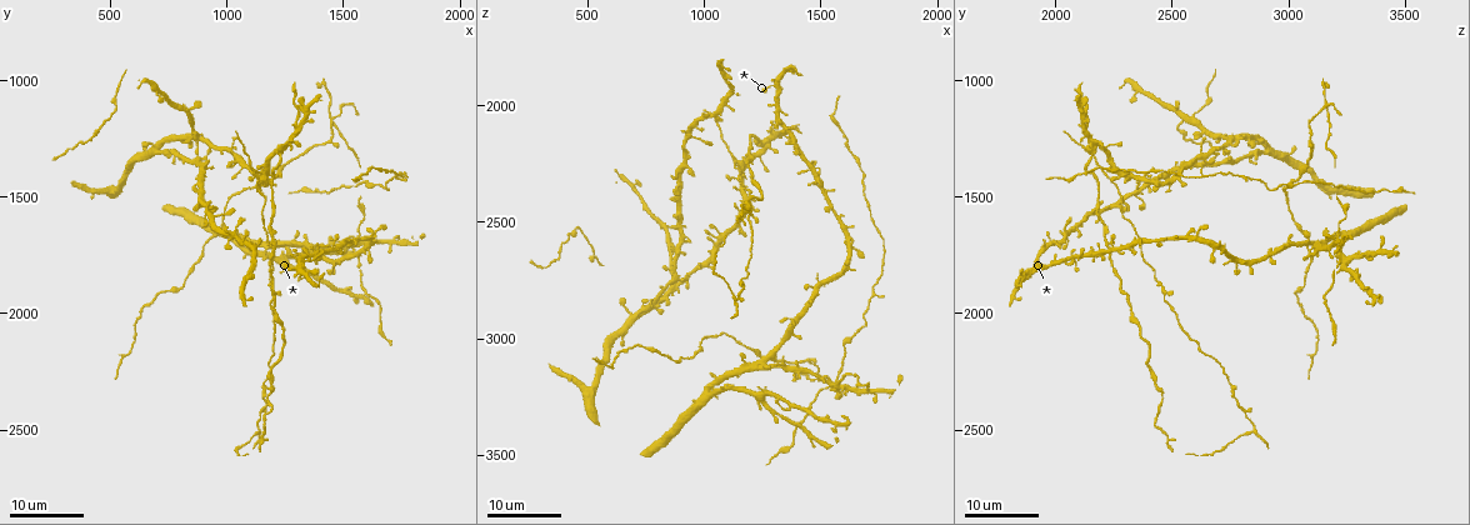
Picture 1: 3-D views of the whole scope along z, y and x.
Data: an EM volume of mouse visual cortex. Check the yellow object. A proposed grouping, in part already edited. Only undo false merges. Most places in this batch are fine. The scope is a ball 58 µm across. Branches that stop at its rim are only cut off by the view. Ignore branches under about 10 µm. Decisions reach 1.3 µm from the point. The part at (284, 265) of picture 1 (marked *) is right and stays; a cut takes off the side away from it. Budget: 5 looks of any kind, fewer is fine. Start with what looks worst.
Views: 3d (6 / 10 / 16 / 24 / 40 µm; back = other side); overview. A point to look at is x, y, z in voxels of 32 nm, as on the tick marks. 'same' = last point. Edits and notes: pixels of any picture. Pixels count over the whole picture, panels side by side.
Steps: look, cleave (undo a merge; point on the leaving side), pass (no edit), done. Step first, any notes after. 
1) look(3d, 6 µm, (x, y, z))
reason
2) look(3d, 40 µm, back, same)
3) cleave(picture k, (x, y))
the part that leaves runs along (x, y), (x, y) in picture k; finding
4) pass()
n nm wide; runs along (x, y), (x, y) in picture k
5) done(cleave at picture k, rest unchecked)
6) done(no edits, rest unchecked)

look(3d, 24 µm, (1560, 1450, 3190))
three arms meet

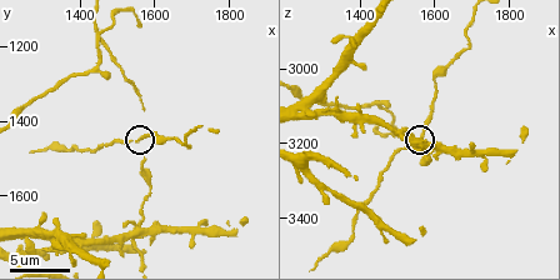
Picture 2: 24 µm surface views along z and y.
look(3d, 10 µm, same)

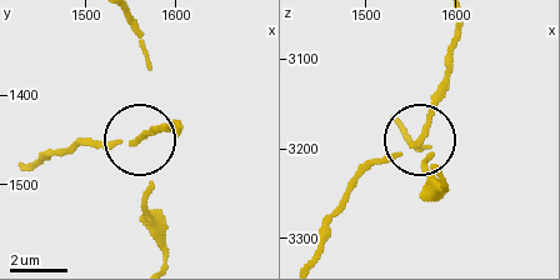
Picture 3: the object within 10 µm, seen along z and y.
pass()
3 arms; runs along (166, 254), (164, 233), (145, 204), (135, 141), (83, 140) in picture 3; one neuron here

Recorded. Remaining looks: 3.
look(3d, 24 µm, (1140, 1420, 2230))
side arm on a straight run

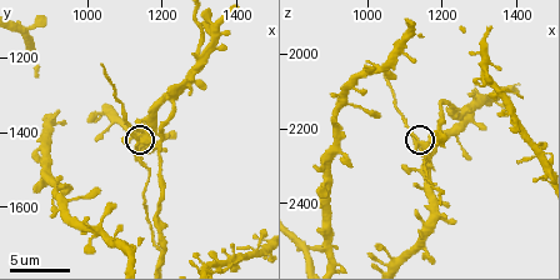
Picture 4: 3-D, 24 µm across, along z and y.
look(3d, 6 µm, (1130, 1430, 2240))
zoom in

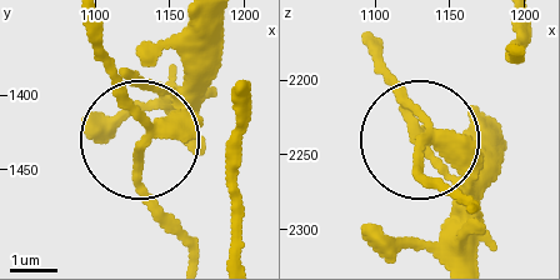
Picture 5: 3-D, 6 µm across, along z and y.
pass()
side arm 56 µm; runs along (461, 253), (458, 169), (390, 78) in picture 5; one neuron here

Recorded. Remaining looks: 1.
look(3d, 10 µm, (1250, 1280, 2150))
looks like a crossing

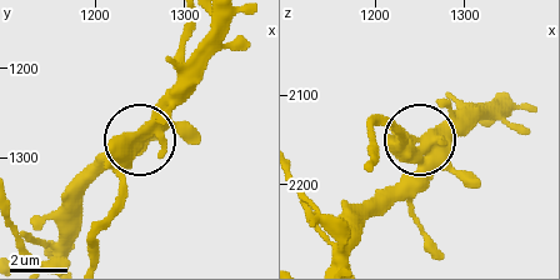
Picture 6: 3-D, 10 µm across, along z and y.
pass()
470 nm wide; one neuron here

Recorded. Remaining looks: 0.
done(no edits, rest unchecked)

